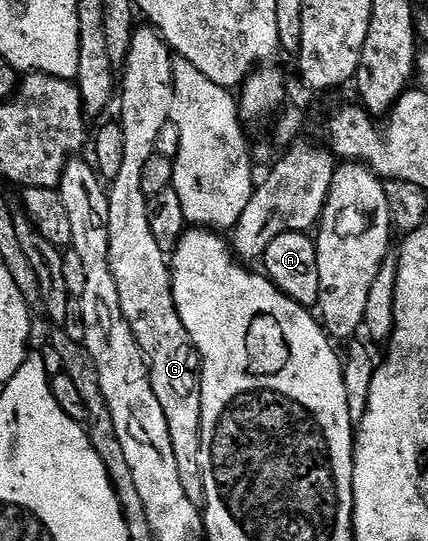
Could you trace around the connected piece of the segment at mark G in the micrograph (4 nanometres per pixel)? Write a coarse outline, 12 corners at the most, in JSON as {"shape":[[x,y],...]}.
{"shape":[[137,27],[120,70],[124,161],[109,183],[120,308],[150,363],[188,500],[206,505],[202,358],[148,224],[144,164],[175,55]]}

